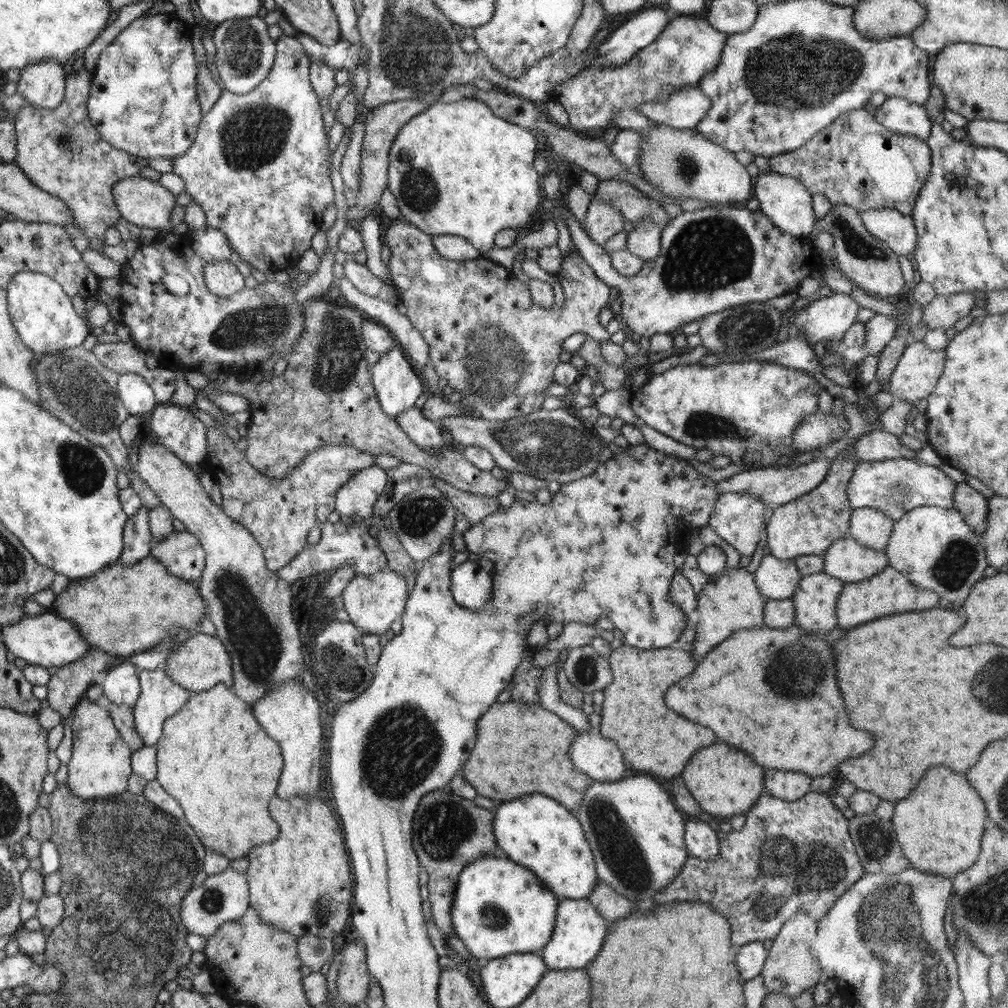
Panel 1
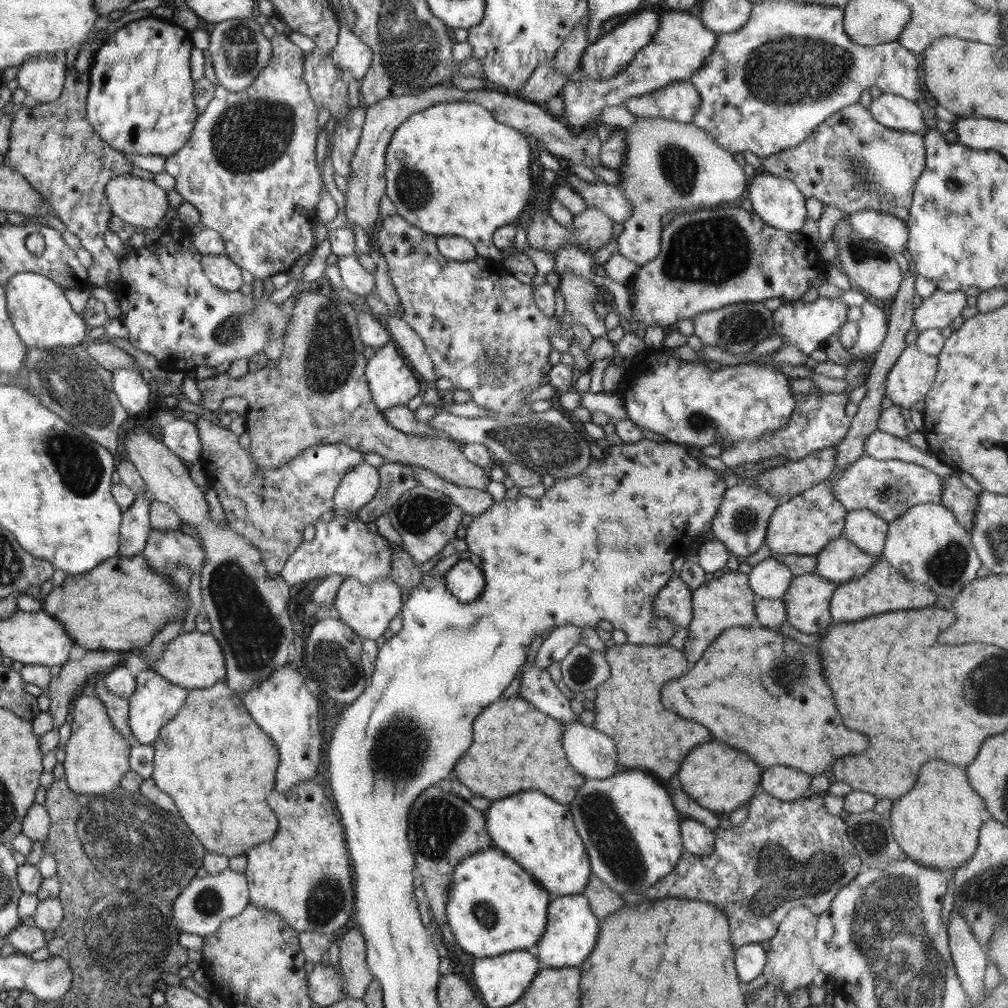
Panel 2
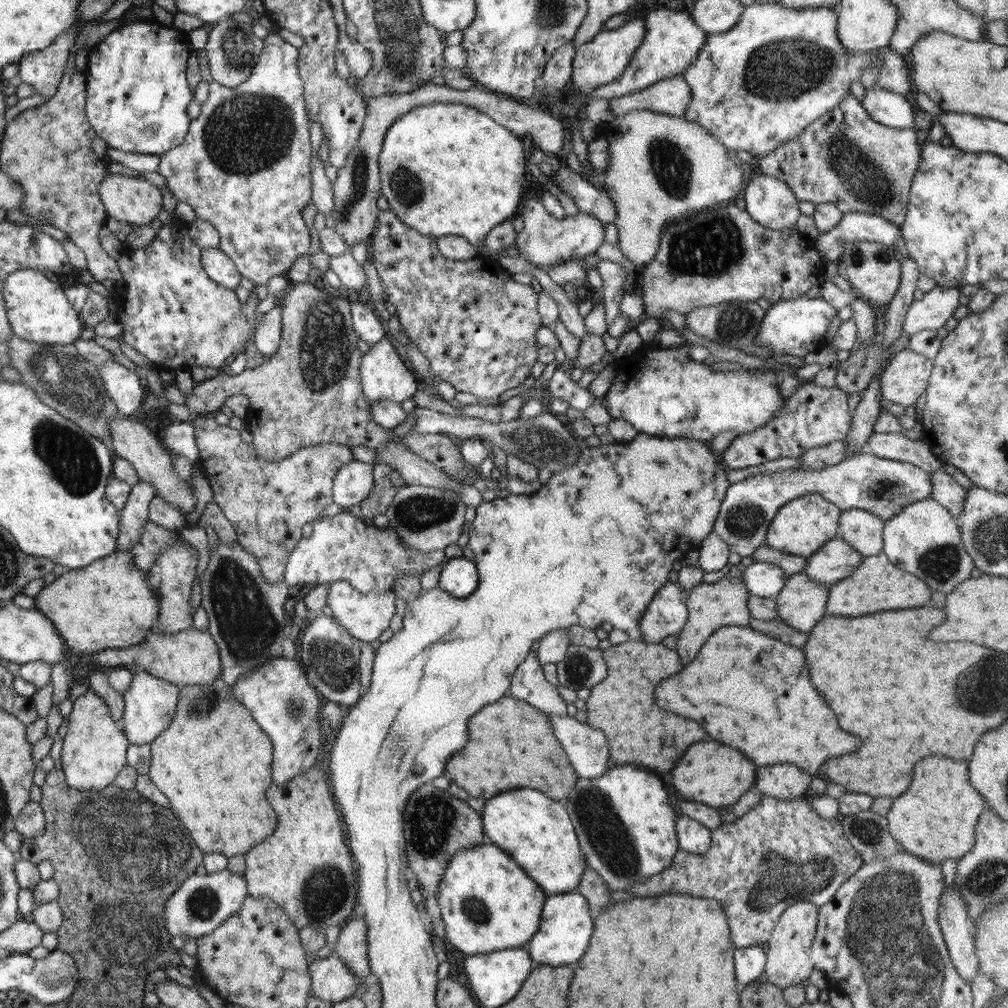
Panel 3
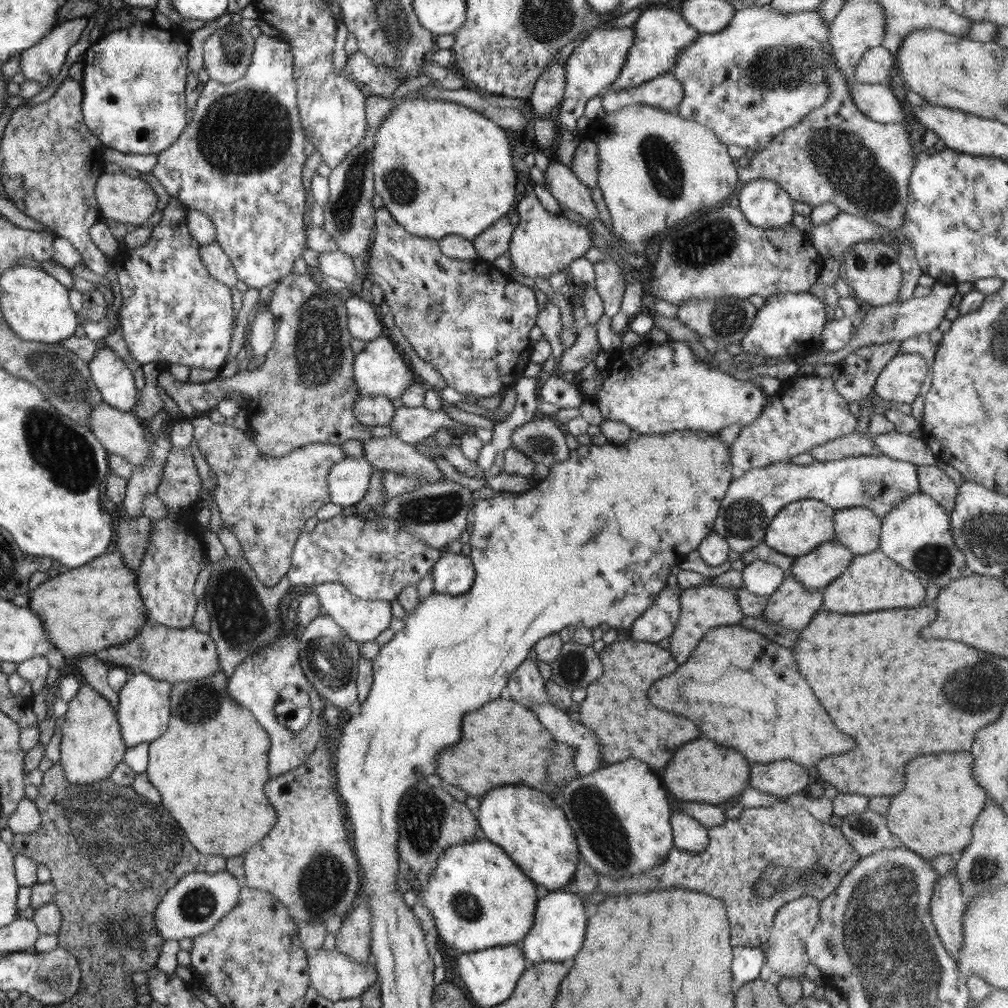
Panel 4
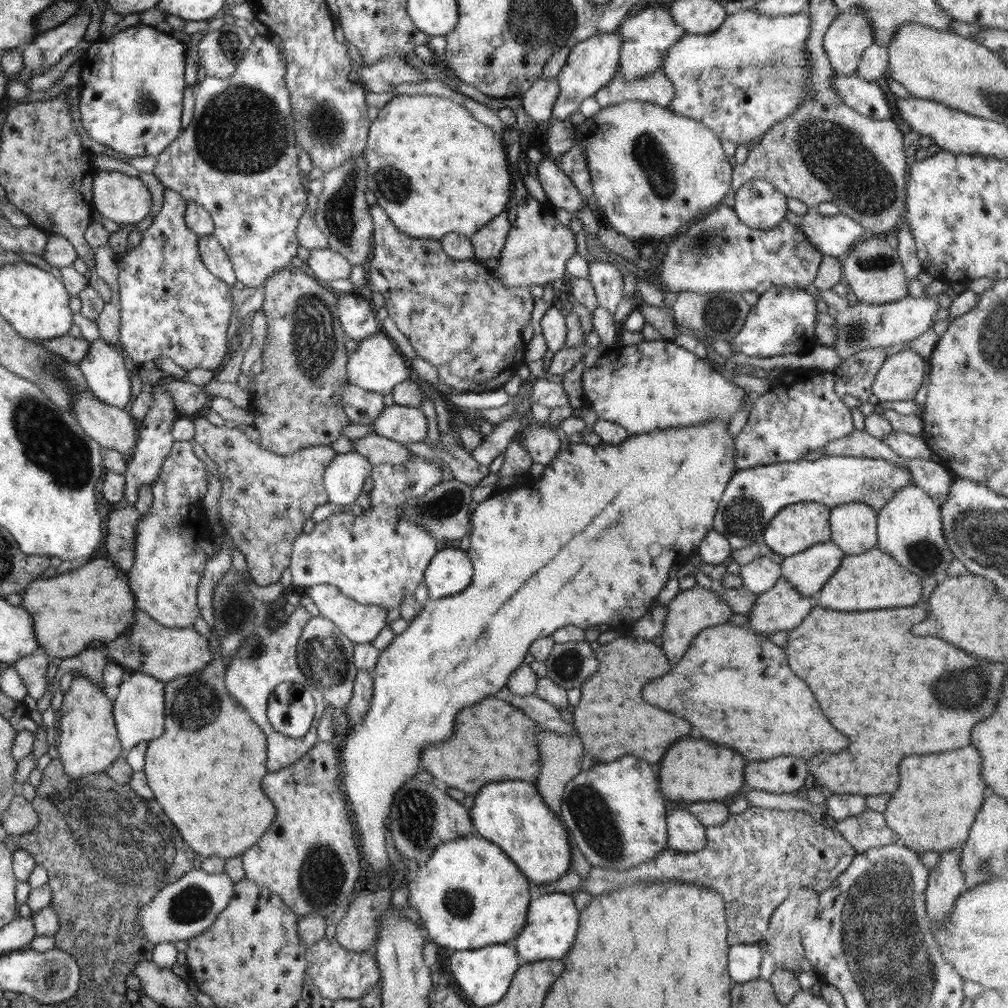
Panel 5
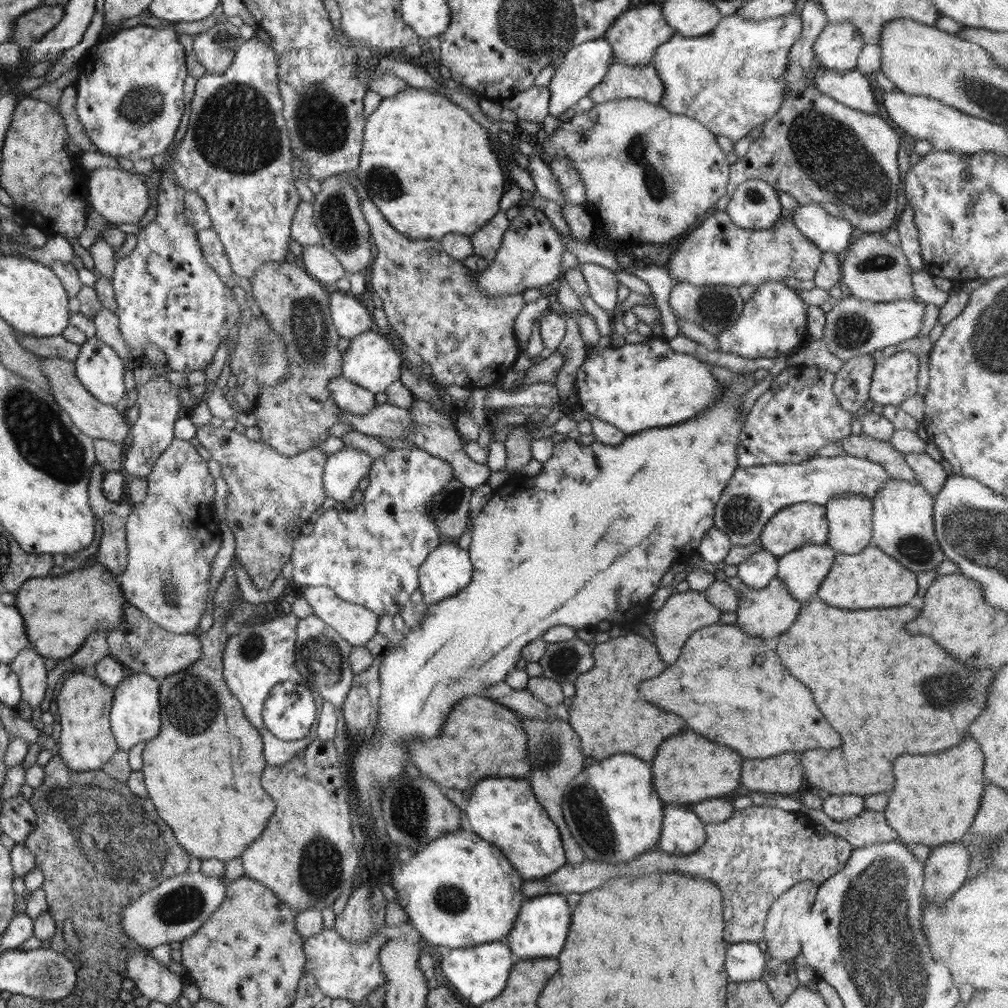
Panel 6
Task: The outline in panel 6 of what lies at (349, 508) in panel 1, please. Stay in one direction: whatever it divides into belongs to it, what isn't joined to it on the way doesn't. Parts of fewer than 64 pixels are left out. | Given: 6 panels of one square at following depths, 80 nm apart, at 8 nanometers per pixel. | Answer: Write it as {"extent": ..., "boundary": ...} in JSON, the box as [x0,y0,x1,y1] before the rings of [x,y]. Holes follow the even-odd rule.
{"extent":[323,447,372,502],"boundary":[[[343,447],[327,456],[323,471],[323,485],[327,496],[338,502],[346,502],[356,490],[358,482],[370,471],[372,460],[364,451]]]}

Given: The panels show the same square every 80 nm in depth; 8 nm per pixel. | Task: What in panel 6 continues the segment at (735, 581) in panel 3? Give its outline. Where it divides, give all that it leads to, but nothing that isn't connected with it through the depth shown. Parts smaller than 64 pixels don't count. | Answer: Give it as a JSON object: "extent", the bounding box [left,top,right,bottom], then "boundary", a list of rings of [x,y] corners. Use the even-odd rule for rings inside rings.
{"extent":[645,591,724,664],"boundary":[[[687,591],[670,595],[660,610],[653,608],[646,615],[645,624],[650,627],[654,635],[655,647],[660,652],[660,658],[666,664],[674,664],[676,656],[680,656],[680,648],[684,646],[688,637],[699,628],[710,626],[718,623],[720,614],[724,613],[720,608],[716,608],[708,598],[705,597],[704,591]]]}

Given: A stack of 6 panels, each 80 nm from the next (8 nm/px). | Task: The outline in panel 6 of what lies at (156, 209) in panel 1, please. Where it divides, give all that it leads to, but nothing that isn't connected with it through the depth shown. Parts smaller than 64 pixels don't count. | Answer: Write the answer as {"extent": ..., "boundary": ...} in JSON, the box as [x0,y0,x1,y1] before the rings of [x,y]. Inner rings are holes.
{"extent":[87,167,151,225],"boundary":[[[99,167],[88,172],[87,182],[89,204],[112,225],[138,224],[151,207],[148,188],[136,172],[125,171],[123,168]]]}

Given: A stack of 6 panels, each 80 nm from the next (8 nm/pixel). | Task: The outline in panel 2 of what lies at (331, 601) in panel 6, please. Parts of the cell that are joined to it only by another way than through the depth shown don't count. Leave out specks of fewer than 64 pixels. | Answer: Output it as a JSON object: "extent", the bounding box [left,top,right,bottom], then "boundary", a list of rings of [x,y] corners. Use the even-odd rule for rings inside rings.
{"extent":[331,576,402,640],"boundary":[[[389,576],[372,584],[362,584],[359,580],[347,578],[340,585],[331,605],[338,610],[339,619],[352,628],[358,636],[376,640],[388,630],[390,621],[401,614],[402,593],[400,587]]]}

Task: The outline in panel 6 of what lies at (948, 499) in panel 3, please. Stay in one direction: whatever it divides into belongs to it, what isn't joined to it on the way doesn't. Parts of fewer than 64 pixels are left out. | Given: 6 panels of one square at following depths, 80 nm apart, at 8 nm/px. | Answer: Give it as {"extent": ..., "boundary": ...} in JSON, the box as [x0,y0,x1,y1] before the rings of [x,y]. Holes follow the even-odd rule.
{"extent":[903,450,948,498],"boundary":[[[924,450],[903,454],[906,464],[922,485],[934,498],[948,478],[948,473],[939,462],[932,459]]]}

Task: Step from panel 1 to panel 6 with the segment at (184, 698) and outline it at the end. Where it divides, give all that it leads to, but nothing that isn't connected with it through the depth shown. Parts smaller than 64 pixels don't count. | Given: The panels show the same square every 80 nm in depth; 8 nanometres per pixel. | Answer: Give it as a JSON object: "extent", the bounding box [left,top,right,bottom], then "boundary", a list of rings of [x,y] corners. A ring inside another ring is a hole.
{"extent":[110,673,161,751],"boundary":[[[134,673],[123,679],[113,693],[114,701],[110,712],[110,727],[118,747],[129,751],[141,741],[148,742],[160,734],[160,683],[161,680]]]}

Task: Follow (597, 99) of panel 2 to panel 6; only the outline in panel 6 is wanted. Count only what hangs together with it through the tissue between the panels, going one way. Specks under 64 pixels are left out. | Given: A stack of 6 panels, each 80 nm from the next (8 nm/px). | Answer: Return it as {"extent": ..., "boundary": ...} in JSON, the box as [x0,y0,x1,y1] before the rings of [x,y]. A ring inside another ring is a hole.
{"extent":[603,4,676,67],"boundary":[[[646,4],[642,7],[629,6],[616,20],[612,21],[606,29],[603,39],[609,42],[616,61],[631,67],[639,67],[651,64],[654,51],[670,40],[676,33],[664,20],[661,8],[655,4]]]}

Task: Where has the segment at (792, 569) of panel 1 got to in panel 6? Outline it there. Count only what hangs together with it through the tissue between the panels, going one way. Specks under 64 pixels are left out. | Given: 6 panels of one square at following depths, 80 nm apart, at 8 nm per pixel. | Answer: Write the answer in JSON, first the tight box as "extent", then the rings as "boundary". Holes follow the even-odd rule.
{"extent":[737,551,778,590],"boundary":[[[758,551],[737,564],[737,576],[747,587],[760,590],[777,576],[778,560],[768,551]]]}

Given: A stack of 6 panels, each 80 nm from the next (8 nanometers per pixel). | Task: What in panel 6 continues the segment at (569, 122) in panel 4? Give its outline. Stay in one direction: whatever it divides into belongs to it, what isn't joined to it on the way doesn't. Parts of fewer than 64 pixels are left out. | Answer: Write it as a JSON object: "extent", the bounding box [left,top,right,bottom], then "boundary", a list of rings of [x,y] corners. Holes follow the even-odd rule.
{"extent":[547,37,614,117],"boundary":[[[603,37],[588,40],[567,50],[555,68],[550,85],[547,86],[550,91],[549,114],[558,117],[562,113],[567,115],[572,113],[578,100],[588,96],[592,88],[605,79],[607,68],[612,61],[614,61],[613,50]]]}

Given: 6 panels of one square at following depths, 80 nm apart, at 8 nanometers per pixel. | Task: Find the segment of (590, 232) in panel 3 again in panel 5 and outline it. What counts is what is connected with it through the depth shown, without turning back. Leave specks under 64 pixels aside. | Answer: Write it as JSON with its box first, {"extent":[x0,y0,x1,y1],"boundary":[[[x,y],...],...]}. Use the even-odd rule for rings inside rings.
{"extent":[493,194,582,288],"boundary":[[[530,194],[516,206],[518,215],[512,224],[504,250],[500,254],[500,266],[493,275],[506,288],[544,286],[559,279],[566,279],[564,271],[570,256],[578,254],[582,245],[582,235],[574,235],[567,222],[556,219],[549,208],[538,203]]]}

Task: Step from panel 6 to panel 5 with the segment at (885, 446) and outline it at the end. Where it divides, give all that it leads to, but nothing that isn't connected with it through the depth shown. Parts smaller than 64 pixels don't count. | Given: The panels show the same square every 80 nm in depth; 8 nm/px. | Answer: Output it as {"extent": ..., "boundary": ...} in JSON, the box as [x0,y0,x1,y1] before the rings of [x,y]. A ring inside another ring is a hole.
{"extent":[822,429,904,467],"boundary":[[[865,429],[854,430],[844,438],[833,440],[822,448],[828,455],[868,457],[892,462],[904,467],[902,456],[897,455],[883,439],[875,439]]]}

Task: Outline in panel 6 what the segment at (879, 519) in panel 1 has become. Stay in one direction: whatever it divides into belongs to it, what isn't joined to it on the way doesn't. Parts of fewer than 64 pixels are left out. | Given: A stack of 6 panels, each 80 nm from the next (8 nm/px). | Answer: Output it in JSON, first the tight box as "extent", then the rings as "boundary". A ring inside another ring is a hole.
{"extent":[824,495,873,554],"boundary":[[[834,495],[824,505],[829,524],[827,544],[836,552],[856,554],[870,546],[873,537],[872,503],[864,495]]]}

